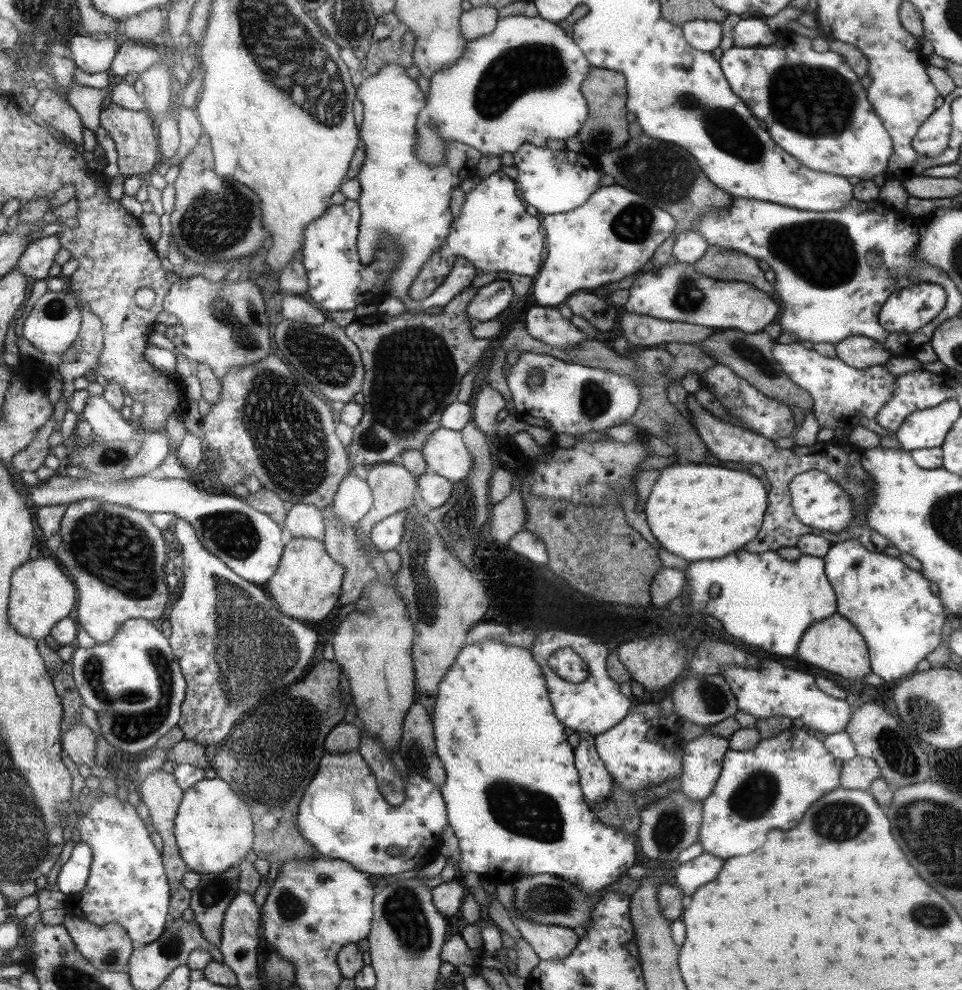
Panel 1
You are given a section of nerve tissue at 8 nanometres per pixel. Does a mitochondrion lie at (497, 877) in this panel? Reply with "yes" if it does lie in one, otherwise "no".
no

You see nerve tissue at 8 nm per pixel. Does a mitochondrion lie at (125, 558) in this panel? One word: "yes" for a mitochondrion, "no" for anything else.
yes

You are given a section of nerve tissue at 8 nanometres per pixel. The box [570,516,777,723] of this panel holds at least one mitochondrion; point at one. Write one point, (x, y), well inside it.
(717, 705)

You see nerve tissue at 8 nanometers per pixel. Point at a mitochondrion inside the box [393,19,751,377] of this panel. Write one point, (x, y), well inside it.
(515, 71)

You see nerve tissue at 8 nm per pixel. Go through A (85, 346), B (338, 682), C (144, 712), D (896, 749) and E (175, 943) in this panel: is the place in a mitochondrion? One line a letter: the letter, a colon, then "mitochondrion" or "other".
A: other
B: other
C: mitochondrion
D: mitochondrion
E: mitochondrion

